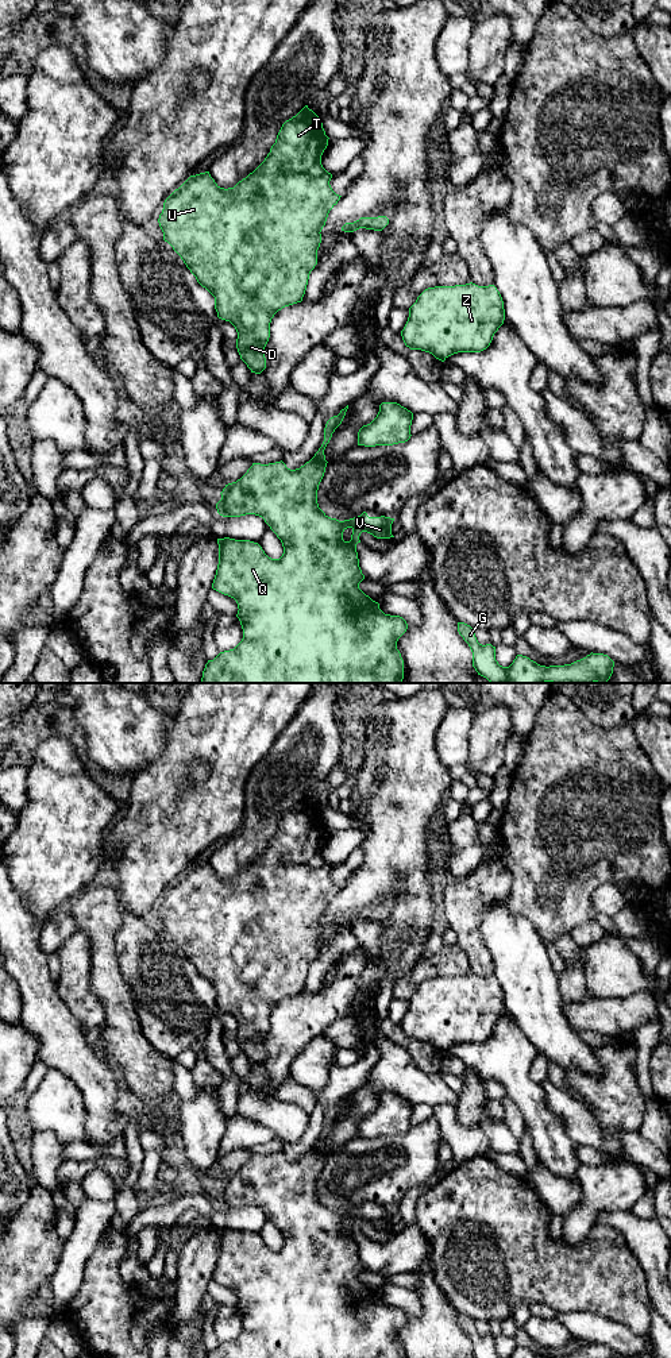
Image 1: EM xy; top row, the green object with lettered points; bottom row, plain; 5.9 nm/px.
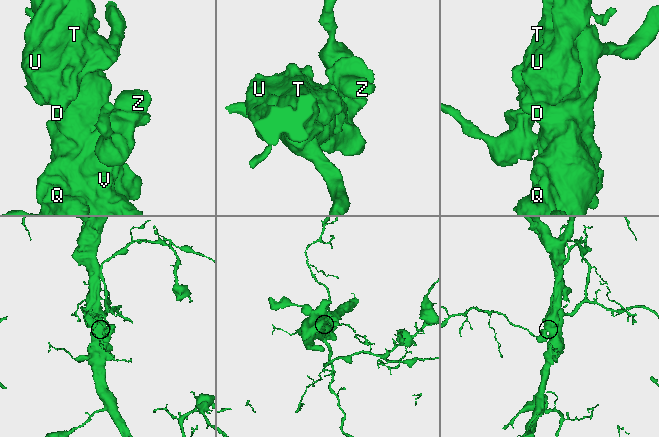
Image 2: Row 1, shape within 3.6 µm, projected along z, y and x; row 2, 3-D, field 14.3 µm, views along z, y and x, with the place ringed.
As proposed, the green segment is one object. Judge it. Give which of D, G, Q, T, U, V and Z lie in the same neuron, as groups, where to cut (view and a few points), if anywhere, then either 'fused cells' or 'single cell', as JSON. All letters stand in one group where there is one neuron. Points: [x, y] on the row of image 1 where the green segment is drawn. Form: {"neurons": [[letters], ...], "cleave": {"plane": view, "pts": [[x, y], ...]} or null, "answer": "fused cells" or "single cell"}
{"neurons": [["D", "G", "Q", "T", "U", "V", "Z"]], "cleave": null, "answer": "single cell"}

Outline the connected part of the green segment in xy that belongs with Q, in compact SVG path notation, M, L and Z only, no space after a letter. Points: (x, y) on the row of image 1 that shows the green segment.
M348 405L327 421L321 447L300 468L290 470L282 460L269 464L252 463L240 479L225 485L220 493L221 499L216 504L220 516L262 517L281 540L284 553L279 559L271 559L258 543L217 539L219 564L212 589L236 601L239 609L236 617L243 629L243 639L234 649L220 652L213 660L208 660L201 683L402 683L404 660L397 649L397 641L406 632L408 624L400 616L385 614L379 603L359 589L365 575L356 552L362 532L377 539L394 537L392 535L394 518L369 517L363 512L358 517L339 521L328 517L317 504L319 485L328 463L324 450L347 409Z

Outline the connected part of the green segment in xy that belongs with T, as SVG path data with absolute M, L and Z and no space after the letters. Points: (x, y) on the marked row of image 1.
M305 105L282 124L265 161L234 188L220 188L209 171L190 175L165 200L158 219L163 240L181 256L197 282L215 297L217 317L235 327L240 359L255 374L266 369L265 347L270 337L271 319L282 308L302 301L309 274L317 265L320 232L329 211L342 197L332 190L332 174L321 165L328 139L321 119Z

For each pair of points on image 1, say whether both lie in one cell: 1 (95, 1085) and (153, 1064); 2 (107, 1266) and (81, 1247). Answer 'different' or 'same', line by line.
1: different
2: different

